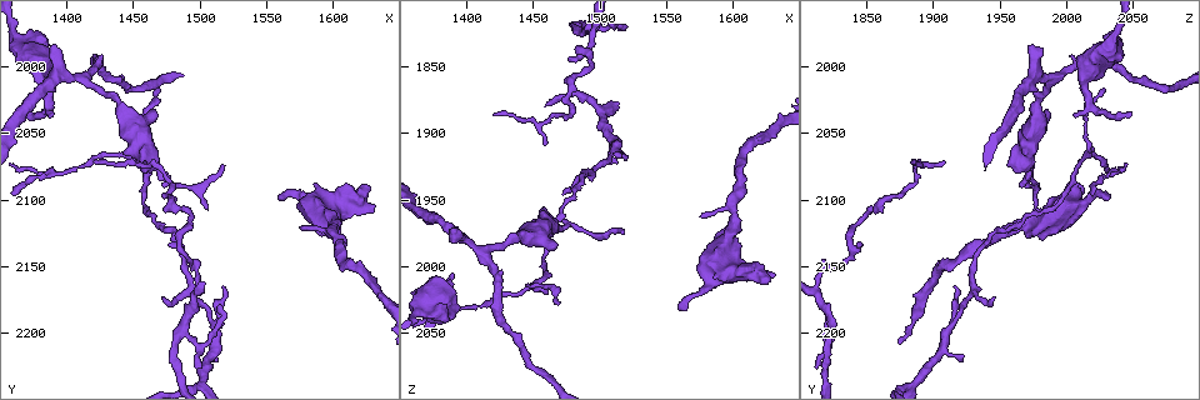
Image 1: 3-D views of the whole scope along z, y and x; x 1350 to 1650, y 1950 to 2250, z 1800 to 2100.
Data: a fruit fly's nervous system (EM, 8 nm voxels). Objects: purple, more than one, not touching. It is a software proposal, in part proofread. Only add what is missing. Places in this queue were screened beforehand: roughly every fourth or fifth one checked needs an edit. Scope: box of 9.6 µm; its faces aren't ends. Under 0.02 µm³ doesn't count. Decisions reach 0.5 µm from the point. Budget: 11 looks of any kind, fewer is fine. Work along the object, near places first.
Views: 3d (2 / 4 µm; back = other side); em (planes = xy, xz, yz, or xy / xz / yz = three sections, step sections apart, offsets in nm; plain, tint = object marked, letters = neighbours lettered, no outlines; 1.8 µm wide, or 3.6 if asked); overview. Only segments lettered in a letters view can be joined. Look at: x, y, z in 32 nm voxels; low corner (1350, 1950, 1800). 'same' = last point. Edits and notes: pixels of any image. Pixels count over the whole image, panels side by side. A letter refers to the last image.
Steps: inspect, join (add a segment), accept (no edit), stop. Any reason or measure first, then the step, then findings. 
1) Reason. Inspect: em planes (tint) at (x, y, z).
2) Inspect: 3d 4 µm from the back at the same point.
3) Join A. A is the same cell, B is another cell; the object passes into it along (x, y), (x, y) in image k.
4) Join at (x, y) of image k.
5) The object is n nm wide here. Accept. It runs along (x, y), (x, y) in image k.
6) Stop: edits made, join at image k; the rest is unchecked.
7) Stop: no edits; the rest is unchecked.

Branch stops here. Inspect: em xy step 4 (letters) at (1368, 2040, 2048).

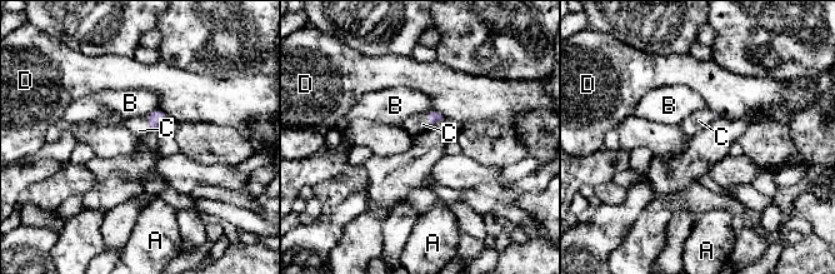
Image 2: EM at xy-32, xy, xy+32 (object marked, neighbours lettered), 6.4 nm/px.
Inspect: em planes (letters) at the same point.

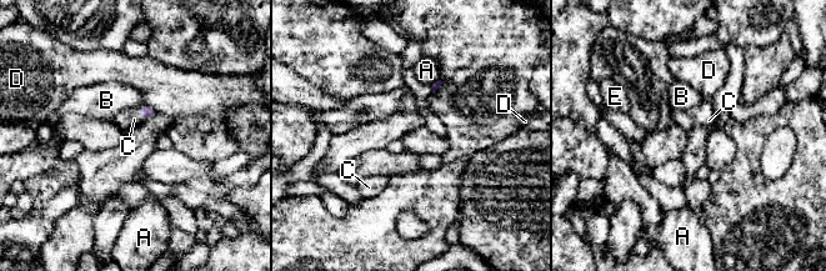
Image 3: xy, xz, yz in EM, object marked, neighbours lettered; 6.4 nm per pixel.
Join C. C is the same cell, A, B, D and E are other cells; the object passes into it along (144, 110), (139, 114), (128, 119) in image 3; the cell continues.

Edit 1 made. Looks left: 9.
Free end. Inspect: 3d 2 µm at (1390, 1984, 1976).

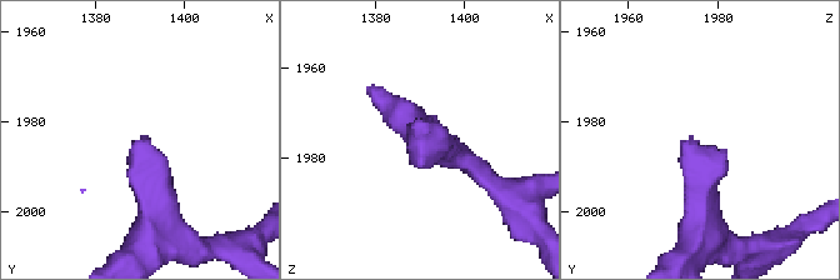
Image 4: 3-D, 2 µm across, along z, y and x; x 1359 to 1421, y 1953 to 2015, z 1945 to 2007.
Need the tissue. Inspect: em planes (letters) at (1390, 1983, 1975).

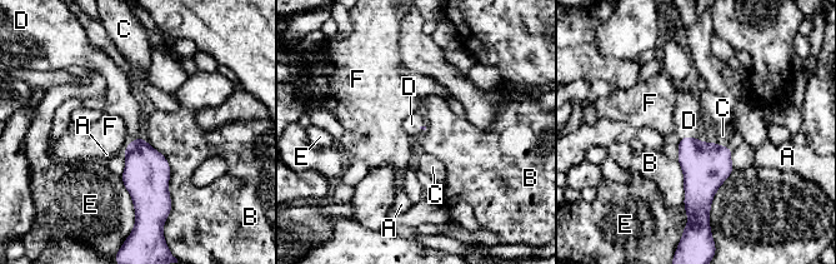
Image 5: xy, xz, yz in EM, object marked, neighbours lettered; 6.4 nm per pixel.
The longest contact is with B, 550 nm. Join D. D is the same cell, A, B, C, E and F are other cells; the cell continues.

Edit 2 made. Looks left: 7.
Inspect: 3d 4 µm at (1492, 2142, 1838).

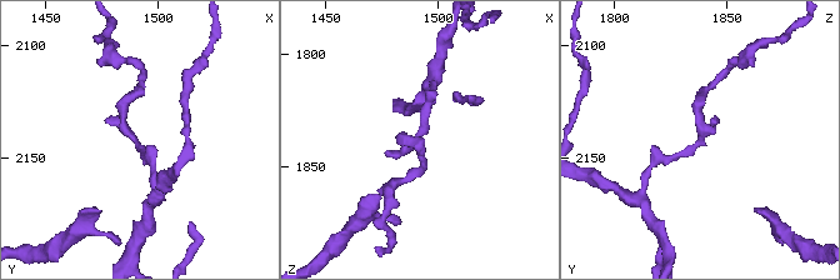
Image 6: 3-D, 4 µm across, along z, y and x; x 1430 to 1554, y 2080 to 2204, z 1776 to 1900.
Now the EM. Inspect: em xy step 4 (letters) at (1491, 2142, 1839).

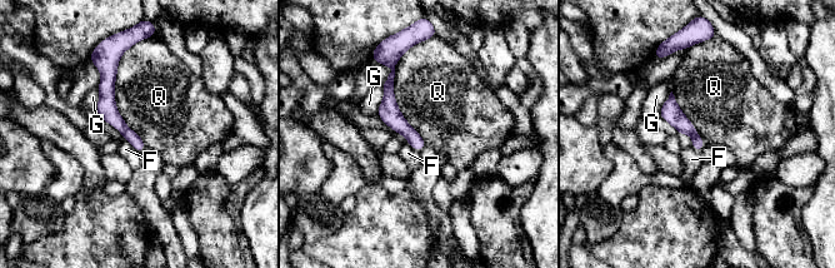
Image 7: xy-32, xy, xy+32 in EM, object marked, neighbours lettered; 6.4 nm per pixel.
The object is 80 nm wide here. Accept. F, G and Q are other cells; it runs along (113, 66), (108, 110), (140, 148) in image 7; no lettered segment goes on from it.

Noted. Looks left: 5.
Branch stops here. Inspect: 3d 2 µm at (1576, 2118, 1964).

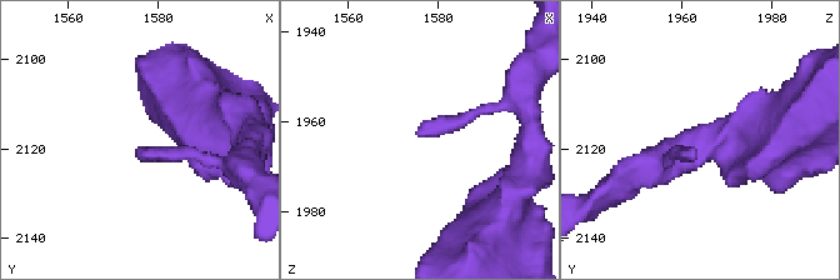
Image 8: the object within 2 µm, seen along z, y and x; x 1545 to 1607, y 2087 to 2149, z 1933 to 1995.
Shape alone is not enough. Inspect: em planes (letters) at (1575, 2120, 1963).

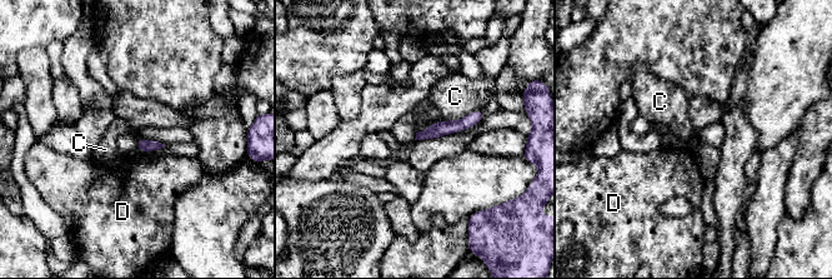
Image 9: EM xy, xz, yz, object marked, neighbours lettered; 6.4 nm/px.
Accept. C and D are other cells; it runs along (480, 113), (464, 124), (419, 136) in image 9; none of them fits.

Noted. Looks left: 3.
Stop: edits made, join at image 3, join at image 5; the rest is unchecked.

